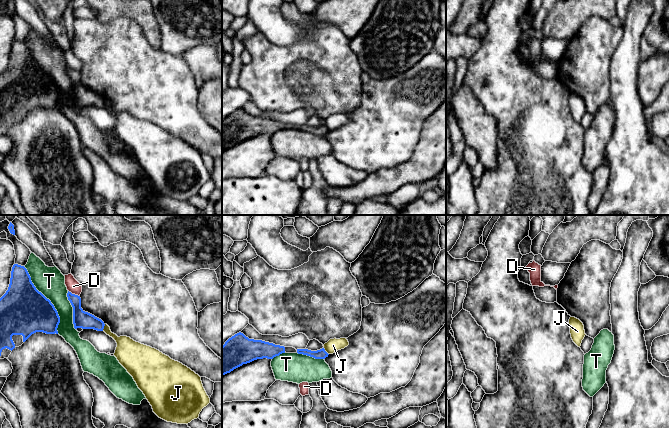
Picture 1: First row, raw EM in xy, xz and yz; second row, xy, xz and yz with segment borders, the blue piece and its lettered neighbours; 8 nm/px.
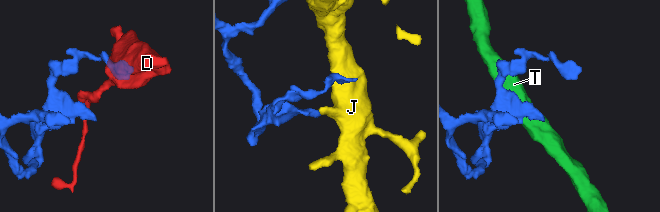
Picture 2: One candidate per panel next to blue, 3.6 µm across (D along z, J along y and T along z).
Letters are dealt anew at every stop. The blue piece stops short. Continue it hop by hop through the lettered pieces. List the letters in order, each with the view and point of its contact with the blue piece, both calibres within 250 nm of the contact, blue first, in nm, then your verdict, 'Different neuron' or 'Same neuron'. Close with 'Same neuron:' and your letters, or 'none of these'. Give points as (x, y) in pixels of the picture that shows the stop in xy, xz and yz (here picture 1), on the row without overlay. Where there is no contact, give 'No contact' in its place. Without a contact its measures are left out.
D: Touches blue at xy (74, 70). Thickness 140 nm (blue) against 110 nm. Different neuron
J: Touches blue at xy (103, 103). Thickness 140 nm (blue) against 160 nm. Different neuron
T: Touches blue at xy (48, 75). Thickness 380 nm (blue) against 220 nm. Different neuron
Same neuron: none of these

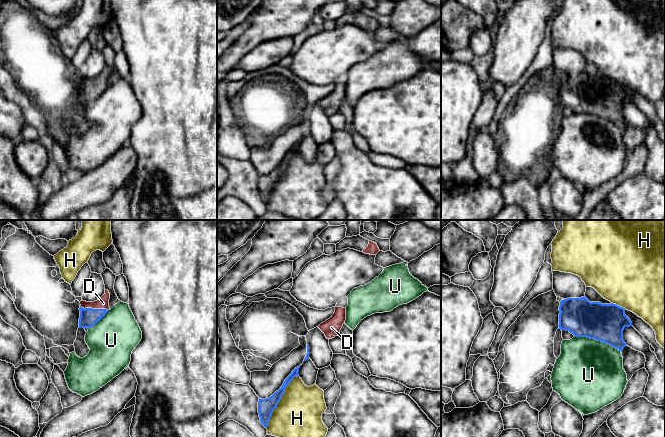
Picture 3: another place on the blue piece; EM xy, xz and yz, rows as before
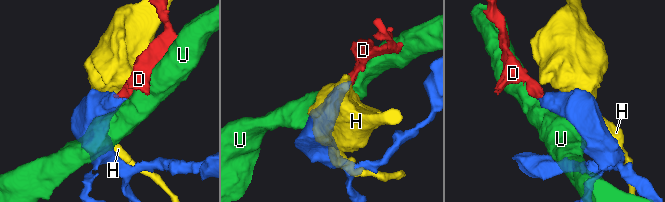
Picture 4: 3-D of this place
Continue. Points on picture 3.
D: Touches blue at xy (93, 85). Thickness 140 nm (blue) against 100 nm. Same neuron
H: Touches blue at xz (279, 176). Thickness 130 nm (blue) against 380 nm. Different neuron
U: Touches blue at yz (597, 115). Thickness 300 nm (blue) against 480 nm. Different neuron
Same neuron: D

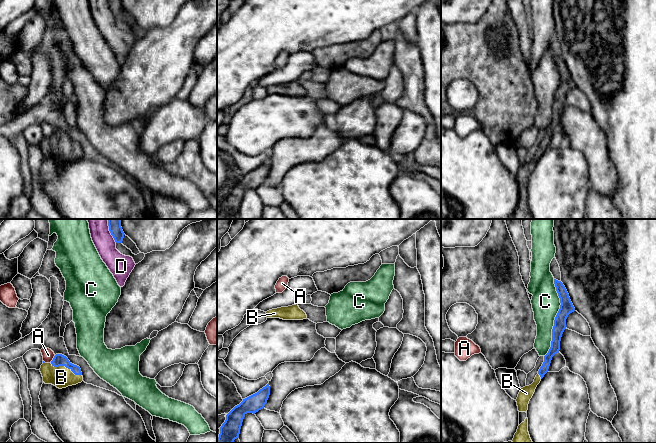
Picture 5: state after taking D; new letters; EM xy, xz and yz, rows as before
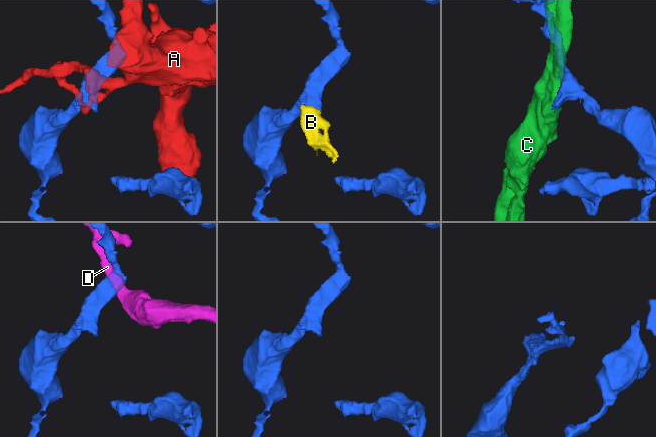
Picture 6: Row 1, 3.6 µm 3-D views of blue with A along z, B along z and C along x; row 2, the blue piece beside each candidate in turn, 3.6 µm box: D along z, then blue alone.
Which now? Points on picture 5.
A: Touches blue at xy (53, 135). Thickness 100 nm (blue) against 90 nm. Different neuron
B: Touches blue at xy (66, 143). Thickness 100 nm (blue) against 170 nm. Same neuron
C: Touches blue at yz (555, 94). Thickness 110 nm (blue) against 220 nm. Different neuron
D: Touches blue at xy (110, 8). Thickness 100 nm (blue) against 160 nm. Different neuron
Same neuron: B

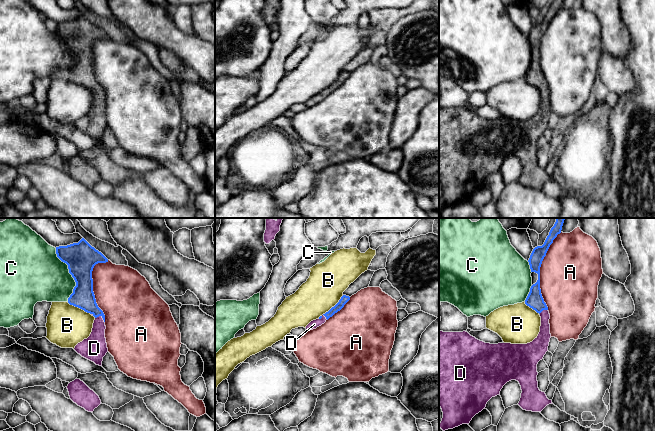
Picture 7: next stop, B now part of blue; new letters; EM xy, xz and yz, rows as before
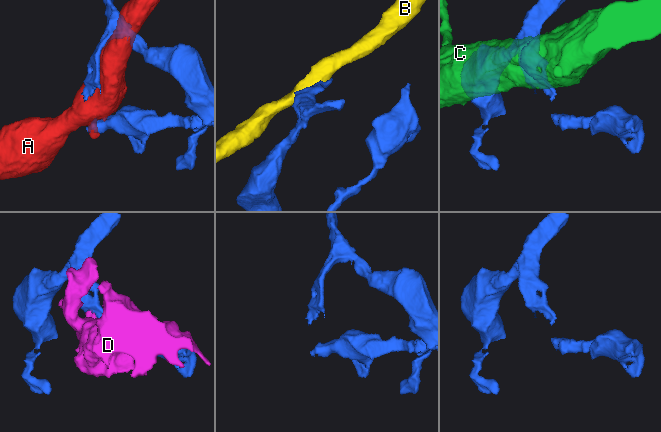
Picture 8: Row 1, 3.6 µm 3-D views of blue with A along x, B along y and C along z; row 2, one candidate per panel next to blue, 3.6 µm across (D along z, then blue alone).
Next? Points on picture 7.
A: Touches blue at yz (539, 46). Thickness 140 nm (blue) against 480 nm. Different neuron
B: Touches blue at xz (332, 83). Thickness 70 nm (blue) against 300 nm. Different neuron
C: Touches blue at xy (70, 49). Thickness 240 nm (blue) against 420 nm. Different neuron
D: Touches blue at xy (102, 93). Thickness 180 nm (blue) against 190 nm. Same neuron
Same neuron: D

